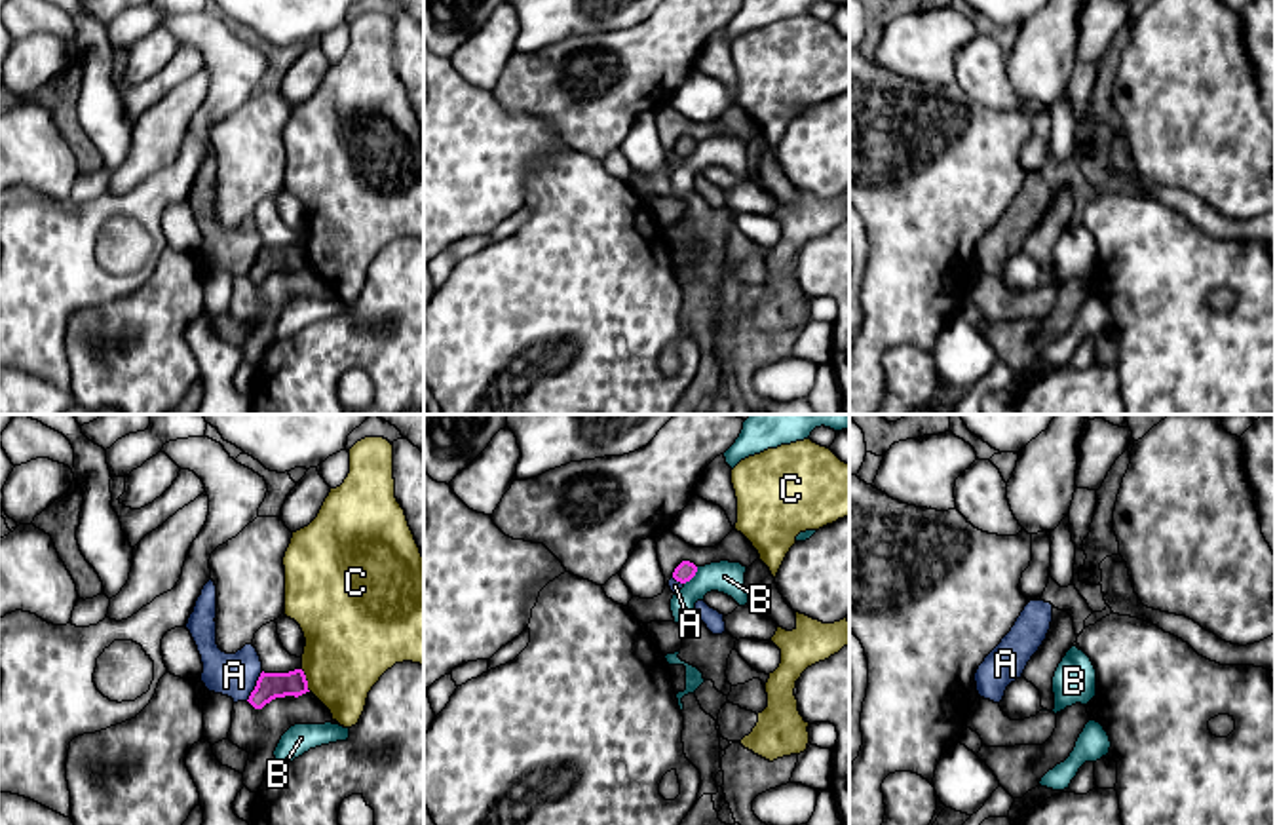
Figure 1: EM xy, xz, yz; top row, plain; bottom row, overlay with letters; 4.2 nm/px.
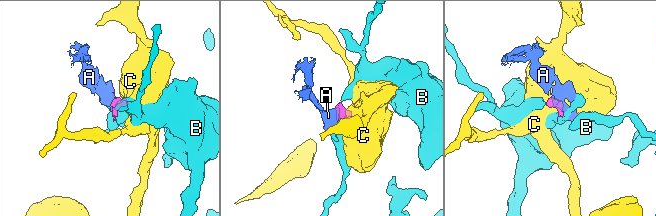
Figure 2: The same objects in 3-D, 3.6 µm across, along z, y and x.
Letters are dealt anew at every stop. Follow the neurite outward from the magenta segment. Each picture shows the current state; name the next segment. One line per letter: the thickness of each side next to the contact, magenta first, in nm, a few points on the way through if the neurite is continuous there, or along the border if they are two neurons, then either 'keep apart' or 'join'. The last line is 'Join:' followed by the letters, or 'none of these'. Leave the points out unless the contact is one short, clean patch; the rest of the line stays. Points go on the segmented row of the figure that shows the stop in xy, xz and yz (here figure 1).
A: 110 nm thick on the magenta side, 190 nm on the other; border along xy (263, 671), (246, 700); keep apart
B: 80 nm thick on the magenta side, 140 nm on the other; border along xz (698, 567), (685, 584); keep apart
C: 110 nm thick on the magenta side, 380 nm on the other; border along xy (301, 670), (310, 690); keep apart
Join: none of these

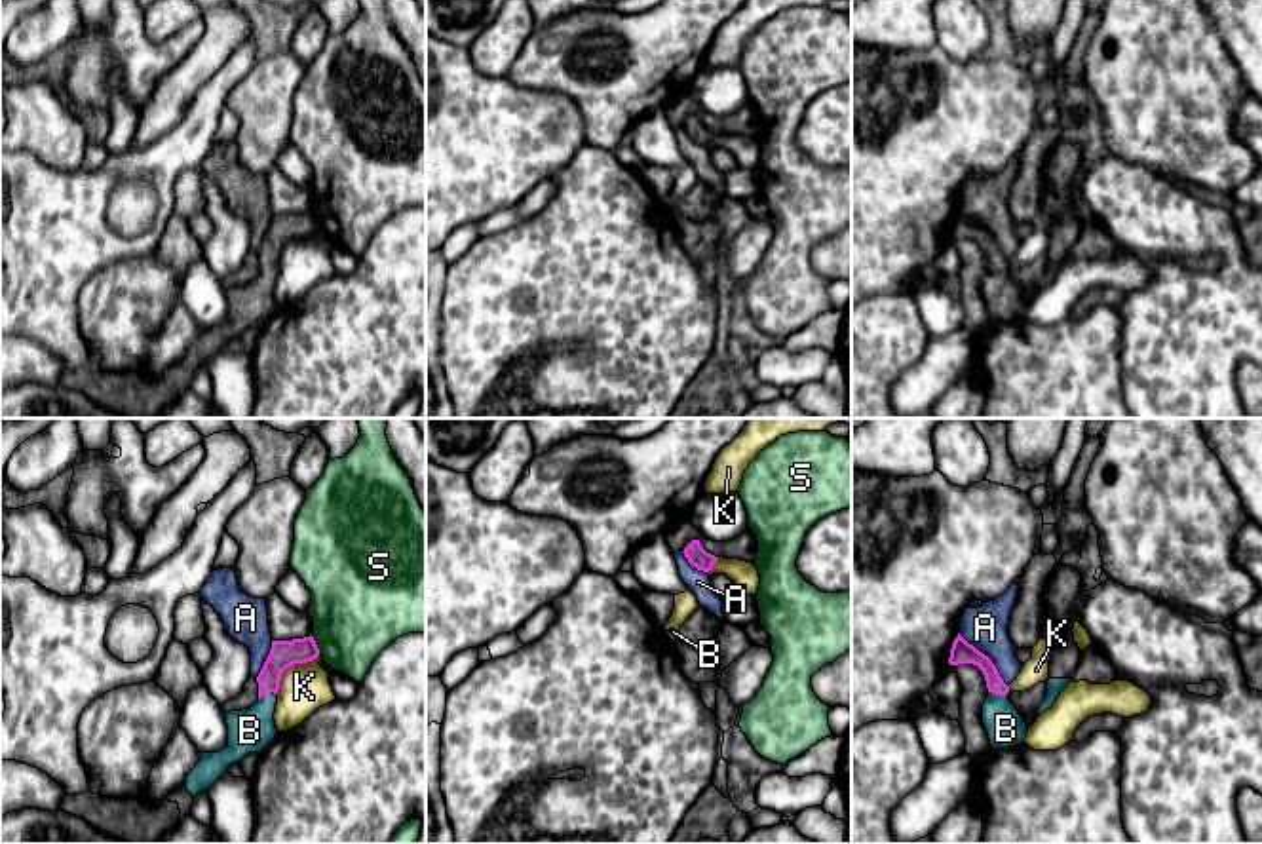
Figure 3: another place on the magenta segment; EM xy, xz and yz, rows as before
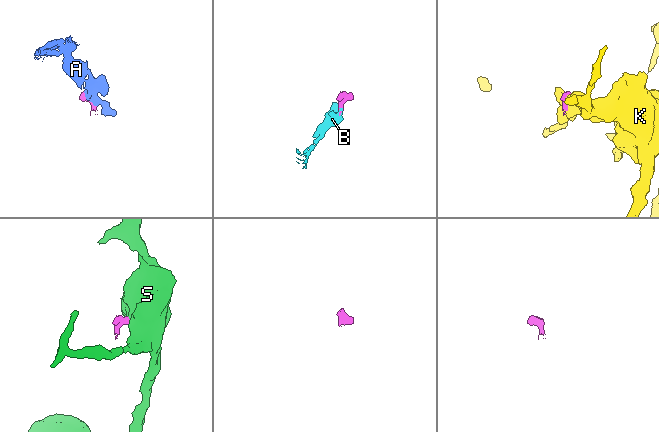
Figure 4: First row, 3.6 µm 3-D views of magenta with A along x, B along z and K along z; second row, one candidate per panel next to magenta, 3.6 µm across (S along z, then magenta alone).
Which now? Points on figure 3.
A: 100 nm thick on the magenta side, 180 nm on the other; border along yz (958, 633), (989, 658), (1008, 687); keep apart
B: 120 nm thick on the magenta side, 190 nm on the other; runs through xy (284, 654), (268, 677), (267, 692), (267, 706), (249, 730); join
K: 120 nm thick on the magenta side, 200 nm on the other; border along xy (318, 654), (306, 662), (291, 664), (284, 671), (276, 692); keep apart
S: 120 nm thick on the magenta side, 400 nm on the other; border along xy (310, 635), (320, 654); keep apart
Join: B

